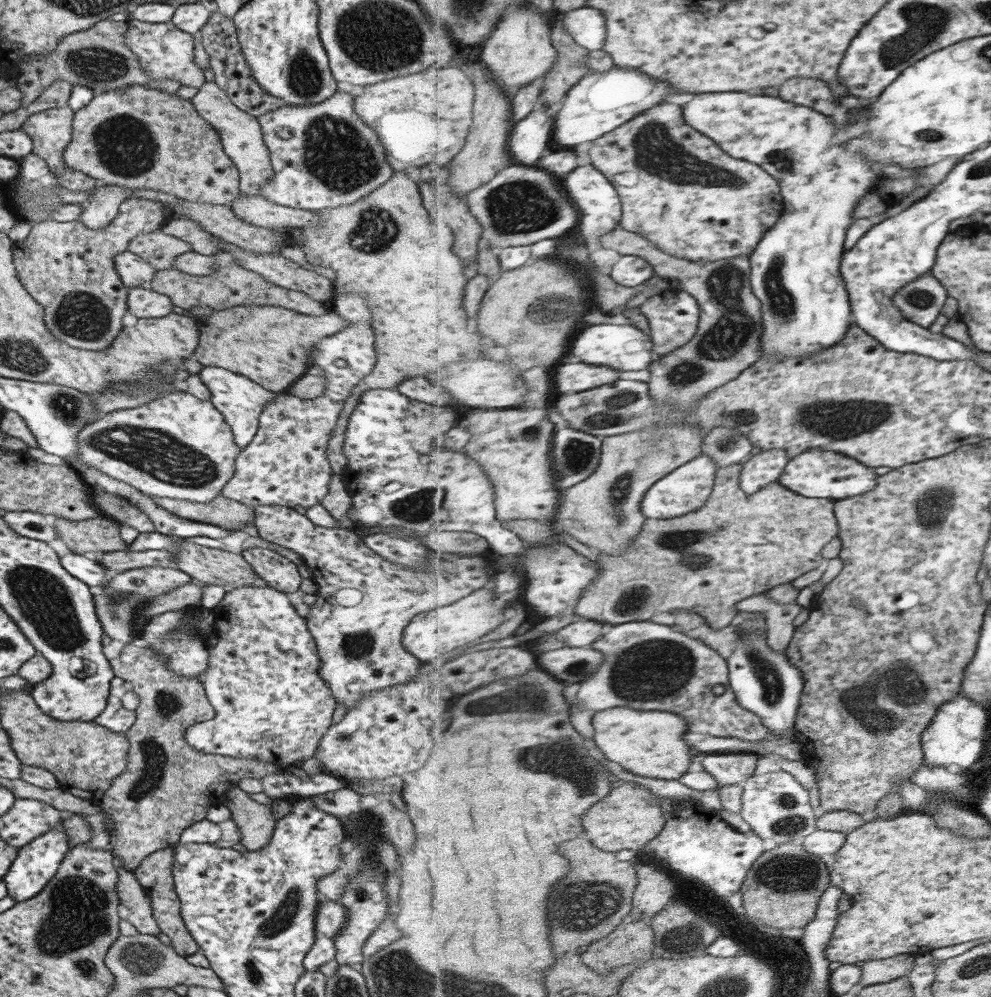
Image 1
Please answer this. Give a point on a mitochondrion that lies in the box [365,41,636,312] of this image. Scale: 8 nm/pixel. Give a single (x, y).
(513, 208)

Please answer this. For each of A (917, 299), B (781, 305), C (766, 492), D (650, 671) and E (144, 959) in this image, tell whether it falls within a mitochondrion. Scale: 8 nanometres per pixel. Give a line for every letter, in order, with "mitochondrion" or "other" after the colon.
A: mitochondrion
B: mitochondrion
C: other
D: mitochondrion
E: mitochondrion

